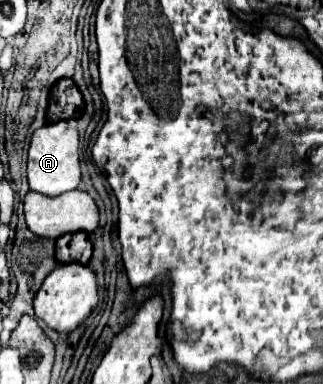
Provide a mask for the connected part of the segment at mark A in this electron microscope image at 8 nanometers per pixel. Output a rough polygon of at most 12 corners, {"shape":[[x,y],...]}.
{"shape":[[34,130],[28,186],[60,196],[80,184],[78,132]]}

